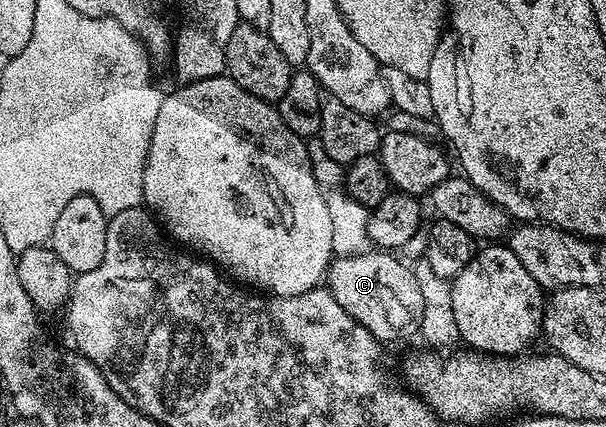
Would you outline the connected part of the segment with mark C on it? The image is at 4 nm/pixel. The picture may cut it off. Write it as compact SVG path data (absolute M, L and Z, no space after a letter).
M371 248L362 254L336 257L325 275L326 289L331 291L337 304L384 344L410 334L418 335L421 311L425 308L421 301L421 284L417 284L414 269L400 258L394 253Z

